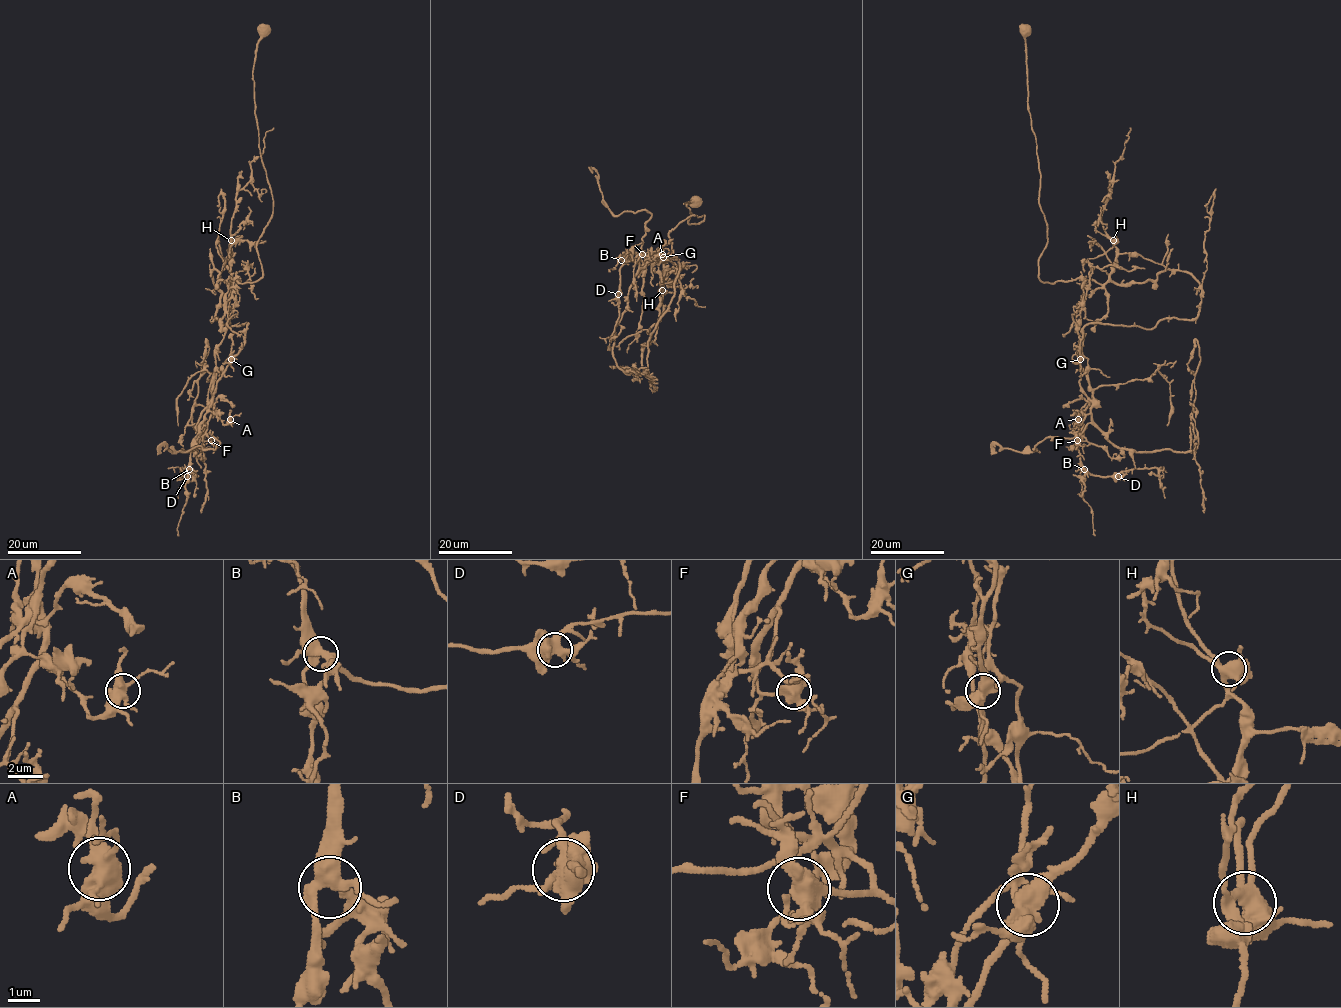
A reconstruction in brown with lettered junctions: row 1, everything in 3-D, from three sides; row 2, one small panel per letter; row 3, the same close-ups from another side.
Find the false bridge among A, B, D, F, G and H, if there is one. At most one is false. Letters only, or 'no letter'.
G

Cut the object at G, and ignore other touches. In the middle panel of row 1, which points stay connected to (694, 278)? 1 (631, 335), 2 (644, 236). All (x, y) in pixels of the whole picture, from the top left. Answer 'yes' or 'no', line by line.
1: no
2: no

